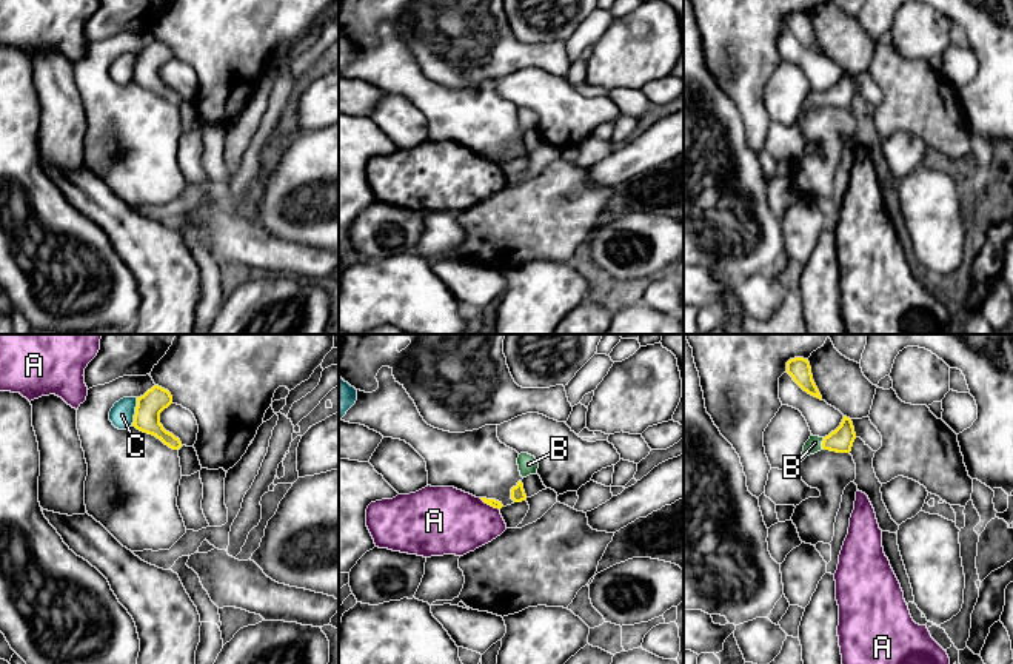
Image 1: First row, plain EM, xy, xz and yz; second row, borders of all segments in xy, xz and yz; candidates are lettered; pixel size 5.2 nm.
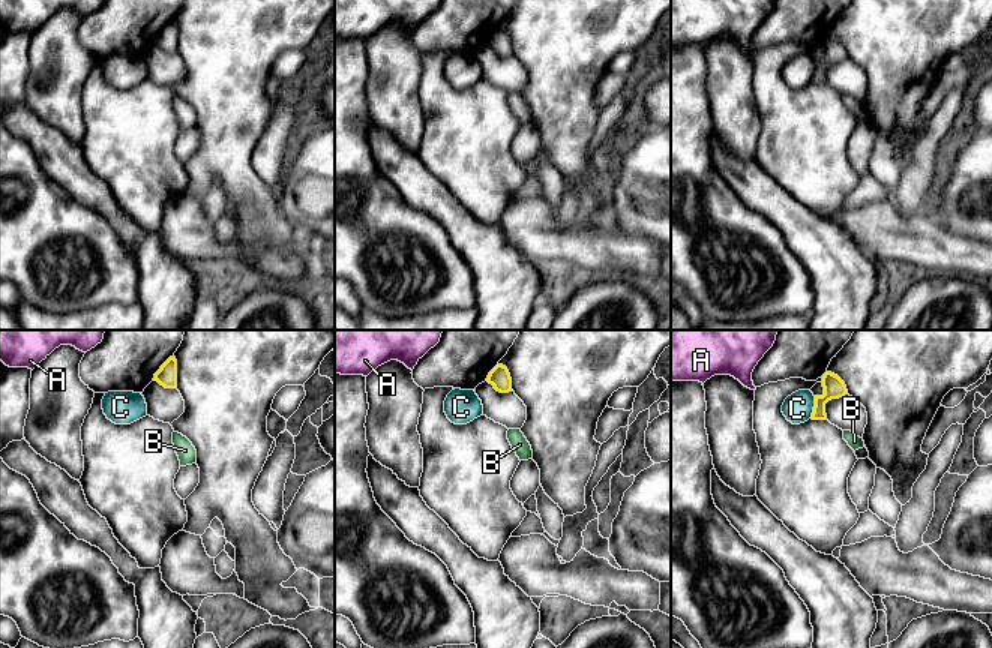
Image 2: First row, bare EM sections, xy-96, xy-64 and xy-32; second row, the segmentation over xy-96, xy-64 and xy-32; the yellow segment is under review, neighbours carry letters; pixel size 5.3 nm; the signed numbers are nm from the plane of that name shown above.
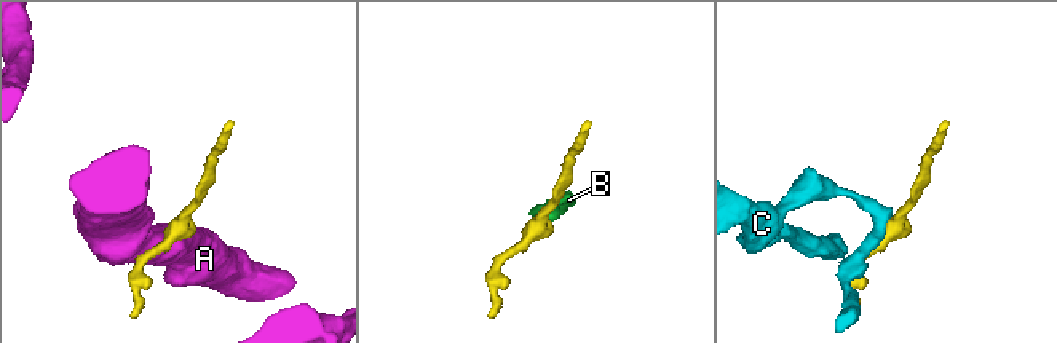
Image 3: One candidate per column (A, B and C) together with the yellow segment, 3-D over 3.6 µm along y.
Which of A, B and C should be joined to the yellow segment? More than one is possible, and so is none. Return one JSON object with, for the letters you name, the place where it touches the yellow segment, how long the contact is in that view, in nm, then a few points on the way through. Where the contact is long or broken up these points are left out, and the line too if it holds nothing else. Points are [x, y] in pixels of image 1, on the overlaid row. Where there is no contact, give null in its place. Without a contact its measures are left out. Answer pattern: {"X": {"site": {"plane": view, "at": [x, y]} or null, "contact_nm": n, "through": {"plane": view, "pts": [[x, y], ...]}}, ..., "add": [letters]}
{"B": {"site": {"plane": "yz", "at": [822, 444]}, "contact_nm": 60, "through": {"plane": "yz", "pts": [[841, 441], [822, 444], [815, 442]]}}, "add": ["B"]}

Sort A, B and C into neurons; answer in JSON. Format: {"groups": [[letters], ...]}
{"groups": [["A"], ["B"], ["C"]]}

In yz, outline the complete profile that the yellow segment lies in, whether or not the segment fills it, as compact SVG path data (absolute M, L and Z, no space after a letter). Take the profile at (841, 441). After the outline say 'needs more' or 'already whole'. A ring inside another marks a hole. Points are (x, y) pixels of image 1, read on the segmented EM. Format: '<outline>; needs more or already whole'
M844 416L841 425L825 438L810 436L804 445L801 454L802 462L807 456L814 454L821 450L830 450L836 453L850 453L856 439L854 427L850 418Z; needs more

